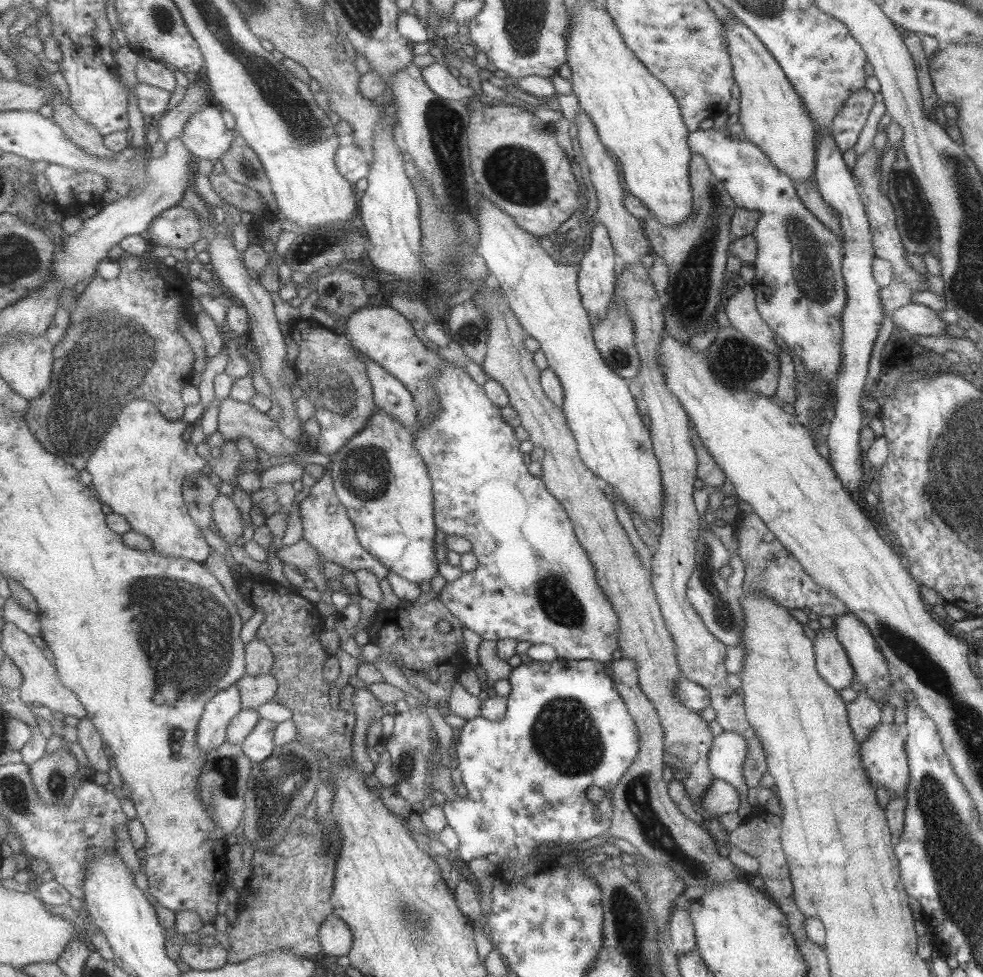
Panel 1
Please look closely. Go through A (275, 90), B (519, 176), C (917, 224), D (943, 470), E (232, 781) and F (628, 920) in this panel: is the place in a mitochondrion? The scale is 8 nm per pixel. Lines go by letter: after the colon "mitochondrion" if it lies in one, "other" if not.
A: mitochondrion
B: mitochondrion
C: mitochondrion
D: mitochondrion
E: mitochondrion
F: mitochondrion

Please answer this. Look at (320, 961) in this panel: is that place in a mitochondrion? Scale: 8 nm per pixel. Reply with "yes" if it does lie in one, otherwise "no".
no

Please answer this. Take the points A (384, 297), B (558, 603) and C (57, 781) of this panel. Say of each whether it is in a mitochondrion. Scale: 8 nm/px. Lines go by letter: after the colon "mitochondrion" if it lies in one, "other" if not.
A: other
B: mitochondrion
C: mitochondrion

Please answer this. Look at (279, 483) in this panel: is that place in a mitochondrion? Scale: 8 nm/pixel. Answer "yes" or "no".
no

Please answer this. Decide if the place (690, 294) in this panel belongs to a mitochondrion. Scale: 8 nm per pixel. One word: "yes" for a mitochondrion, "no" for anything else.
yes

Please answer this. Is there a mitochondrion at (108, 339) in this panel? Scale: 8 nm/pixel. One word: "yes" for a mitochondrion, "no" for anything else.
yes

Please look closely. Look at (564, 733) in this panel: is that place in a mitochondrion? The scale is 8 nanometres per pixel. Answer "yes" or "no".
yes

